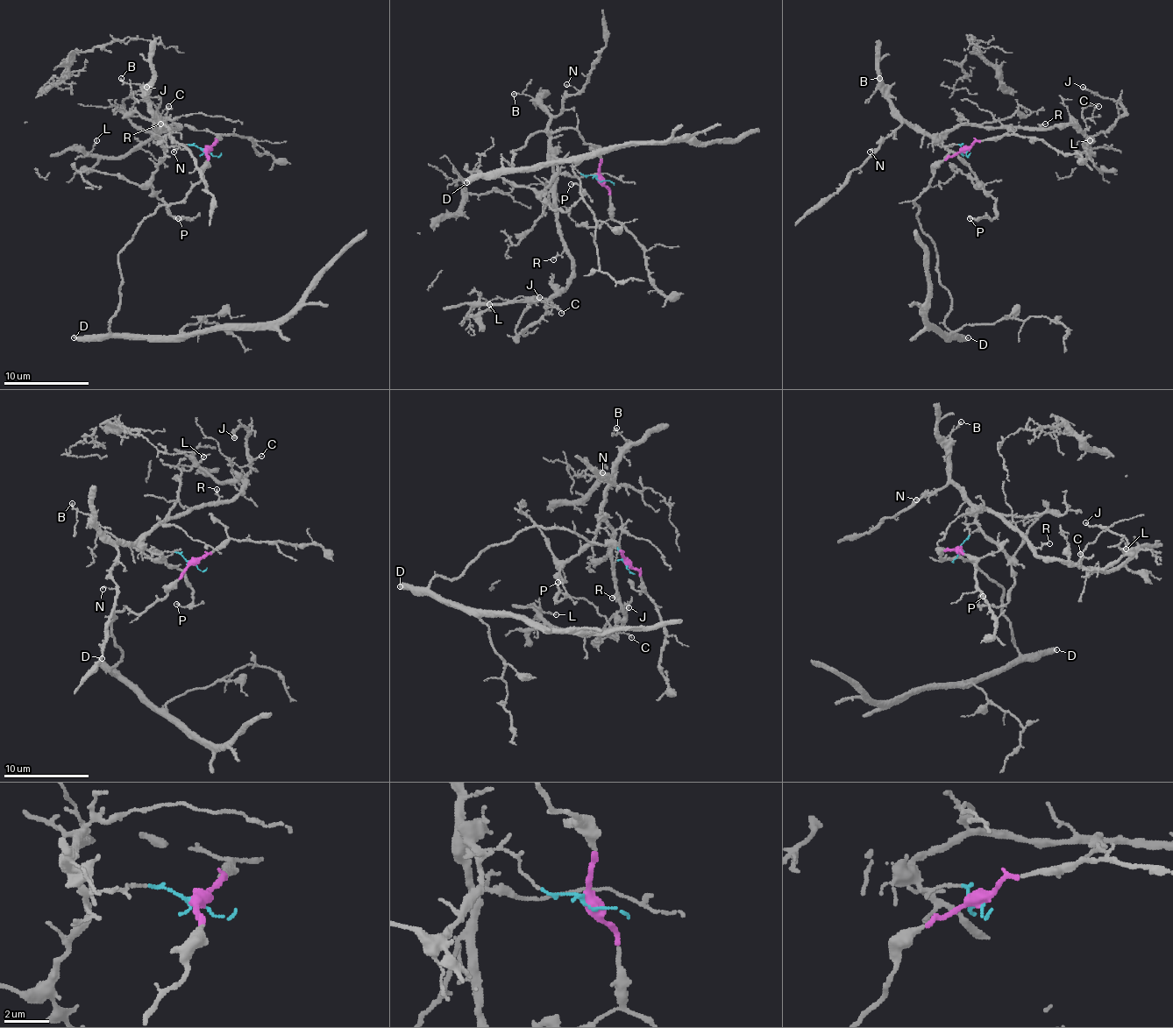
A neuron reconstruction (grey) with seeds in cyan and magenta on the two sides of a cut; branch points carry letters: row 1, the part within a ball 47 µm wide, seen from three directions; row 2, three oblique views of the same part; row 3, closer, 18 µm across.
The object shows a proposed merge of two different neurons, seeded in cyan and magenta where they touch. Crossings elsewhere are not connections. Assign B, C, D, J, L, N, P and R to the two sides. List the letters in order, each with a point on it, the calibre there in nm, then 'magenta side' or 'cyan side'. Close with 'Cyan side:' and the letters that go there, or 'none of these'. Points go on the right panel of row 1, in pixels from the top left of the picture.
B: place (879, 78); calibre 160 nm; cyan side
C: place (1098, 106); calibre 100 nm; cyan side
D: place (968, 337); calibre 400 nm; magenta side
J: place (1083, 87); calibre 130 nm; cyan side
L: place (1090, 140); calibre 140 nm; cyan side
N: place (870, 152); calibre 100 nm; cyan side
P: place (970, 218); calibre 120 nm; cyan side
R: place (1045, 124); calibre 150 nm; cyan side
Cyan side: B, C, J, L, N, P, R

